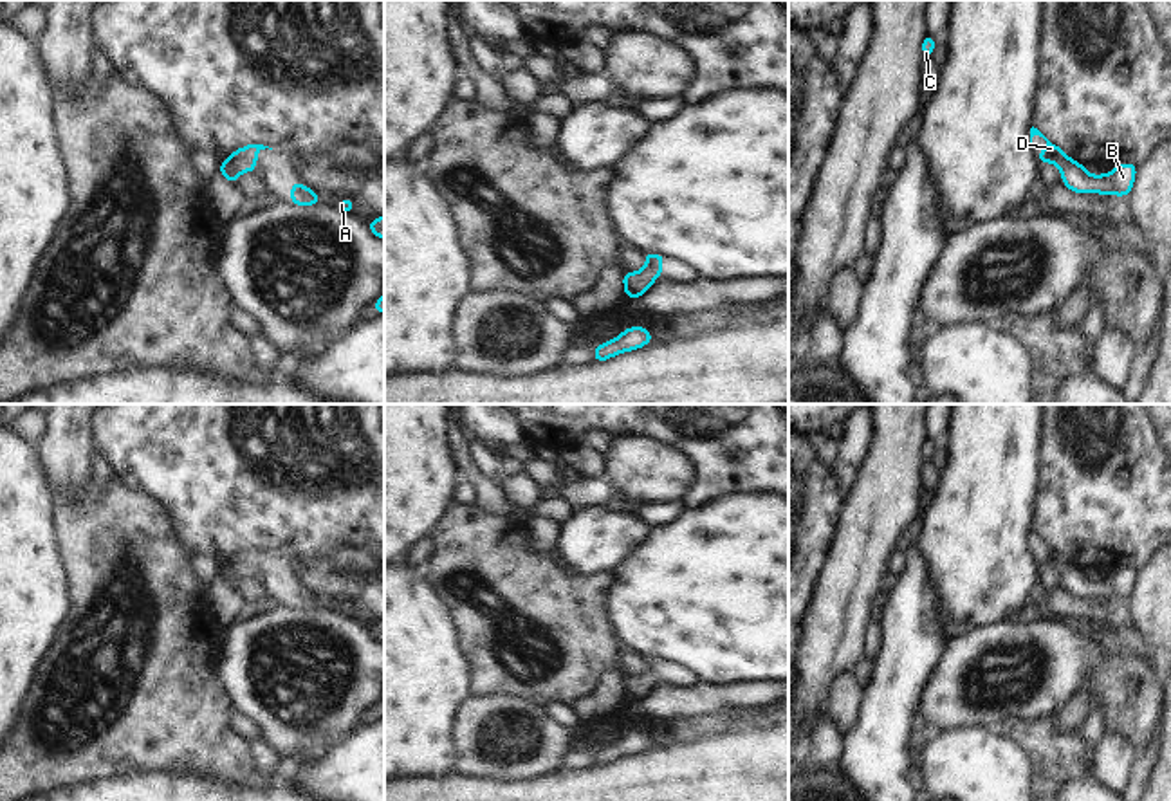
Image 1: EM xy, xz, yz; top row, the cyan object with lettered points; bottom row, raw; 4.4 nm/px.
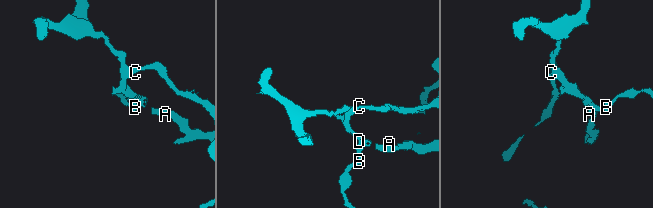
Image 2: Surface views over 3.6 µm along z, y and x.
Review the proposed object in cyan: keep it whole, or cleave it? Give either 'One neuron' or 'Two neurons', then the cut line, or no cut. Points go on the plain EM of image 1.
One neuron. No split

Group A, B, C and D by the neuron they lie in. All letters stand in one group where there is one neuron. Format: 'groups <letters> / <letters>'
groups A B C D

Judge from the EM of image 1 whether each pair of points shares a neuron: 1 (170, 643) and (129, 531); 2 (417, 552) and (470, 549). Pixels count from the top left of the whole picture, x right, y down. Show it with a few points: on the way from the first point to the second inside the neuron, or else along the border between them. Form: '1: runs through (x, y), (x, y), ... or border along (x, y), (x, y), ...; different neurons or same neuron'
1: runs through (161, 616), (159, 603), (148, 587), (138, 558); same neuron
2: border along (430, 536), (432, 556), (421, 570); different neurons

